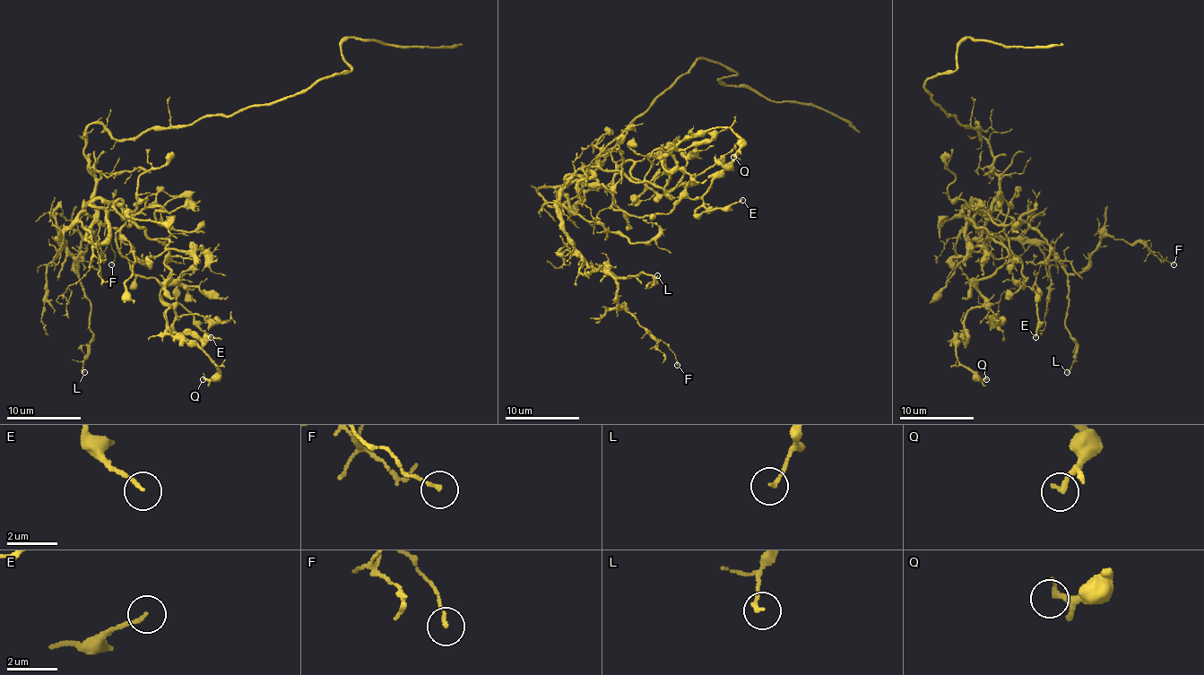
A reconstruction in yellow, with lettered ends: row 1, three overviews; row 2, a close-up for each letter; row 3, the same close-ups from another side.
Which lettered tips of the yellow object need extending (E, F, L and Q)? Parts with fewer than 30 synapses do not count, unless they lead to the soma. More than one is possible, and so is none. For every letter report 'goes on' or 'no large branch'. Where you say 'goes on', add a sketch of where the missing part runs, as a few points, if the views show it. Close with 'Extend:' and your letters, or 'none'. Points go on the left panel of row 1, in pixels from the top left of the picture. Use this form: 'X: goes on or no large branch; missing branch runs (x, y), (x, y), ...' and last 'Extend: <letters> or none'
E: no large branch
F: no large branch
L: no large branch
Q: no large branch
Extend: none

